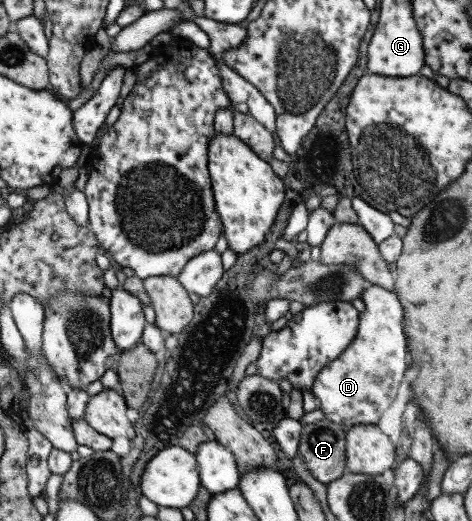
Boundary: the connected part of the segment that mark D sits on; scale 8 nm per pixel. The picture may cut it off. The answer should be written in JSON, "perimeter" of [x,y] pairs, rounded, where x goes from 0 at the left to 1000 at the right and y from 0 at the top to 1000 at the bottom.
{"perimeter":[[[784,545],[765,560],[763,574],[771,591],[748,653],[672,716],[657,745],[689,804],[716,816],[797,816],[809,791],[837,768],[862,702],[858,645],[850,633],[852,587],[841,566]]]}

